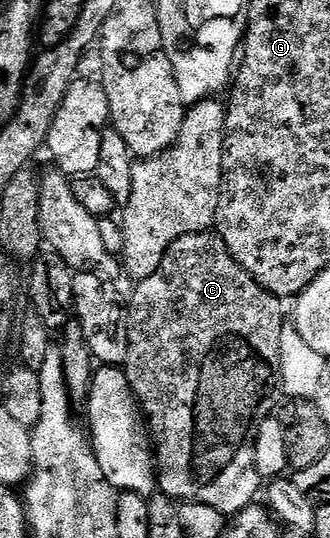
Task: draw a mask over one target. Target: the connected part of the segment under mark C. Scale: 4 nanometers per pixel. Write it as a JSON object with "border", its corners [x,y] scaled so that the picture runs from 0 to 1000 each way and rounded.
{"border":[[[633,428],[624,431],[591,431],[573,439],[539,442],[539,450],[527,450],[509,459],[509,468],[497,476],[497,485],[485,489],[485,498],[473,509],[458,509],[455,517],[421,522],[409,530],[412,545],[400,550],[400,565],[394,558],[394,610],[406,619],[406,669],[412,677],[412,699],[406,691],[406,727],[418,738],[421,749],[430,753],[433,771],[442,775],[445,786],[455,790],[458,801],[467,805],[467,833],[479,842],[479,907],[500,924],[518,926],[533,933],[579,933],[588,937],[621,937],[624,941],[648,941],[648,948],[676,952],[682,955],[724,955],[767,935],[764,929],[776,922],[776,913],[788,907],[794,887],[776,875],[776,816],[782,814],[782,799],[788,786],[815,779],[827,771],[824,766],[836,758],[836,734],[852,734],[855,729],[855,693],[848,682],[855,680],[855,651],[861,649],[861,634],[867,630],[867,615],[861,617],[861,572],[852,552],[833,550],[827,543],[812,543],[773,520],[748,502],[715,485],[703,476],[703,467],[694,465],[691,454],[676,442],[676,437],[658,435],[652,429]]]}

